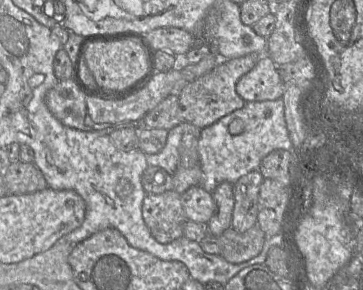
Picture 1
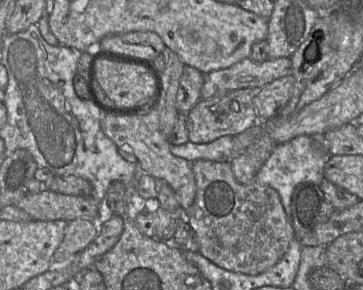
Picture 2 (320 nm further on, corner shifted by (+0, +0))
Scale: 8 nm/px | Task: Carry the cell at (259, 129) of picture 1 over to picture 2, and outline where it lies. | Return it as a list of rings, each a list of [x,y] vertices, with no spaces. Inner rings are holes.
[[[297,136],[275,146],[268,160],[256,174],[255,181],[270,186],[279,193],[285,213],[292,223],[291,197],[293,191],[302,183],[320,186],[324,179],[324,166],[331,156],[325,136]]]

